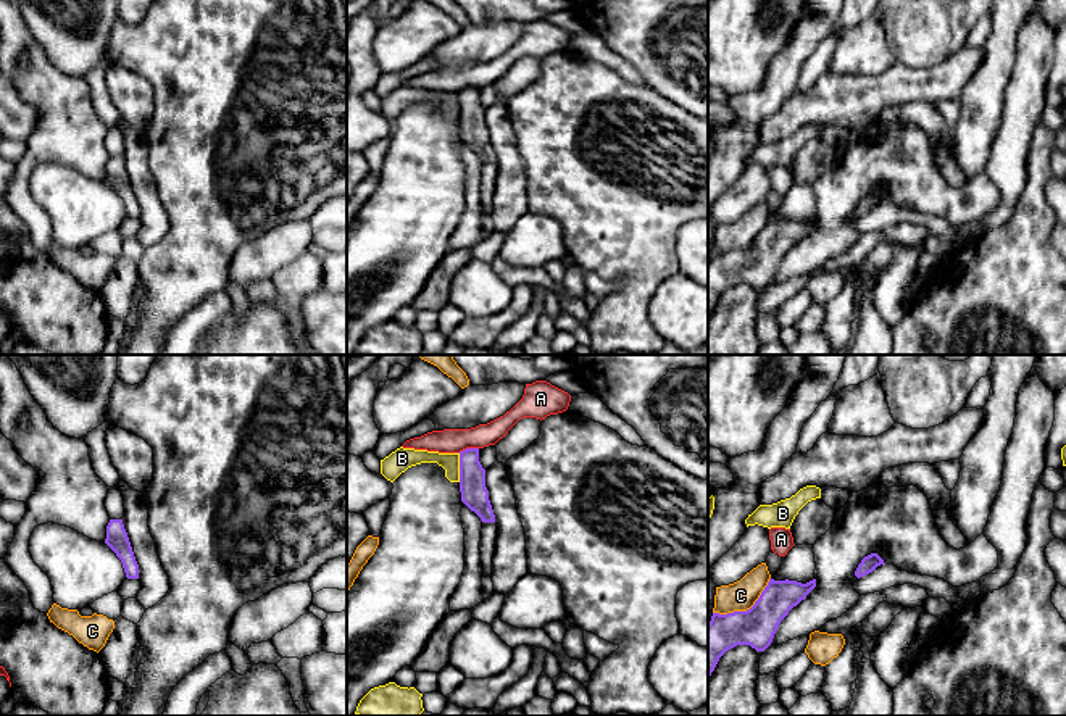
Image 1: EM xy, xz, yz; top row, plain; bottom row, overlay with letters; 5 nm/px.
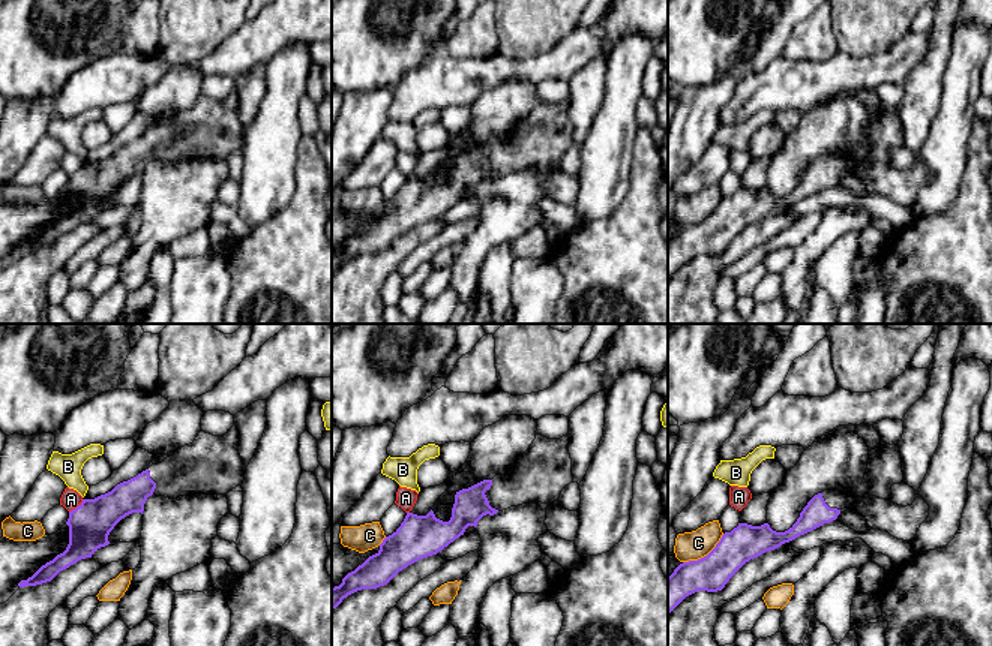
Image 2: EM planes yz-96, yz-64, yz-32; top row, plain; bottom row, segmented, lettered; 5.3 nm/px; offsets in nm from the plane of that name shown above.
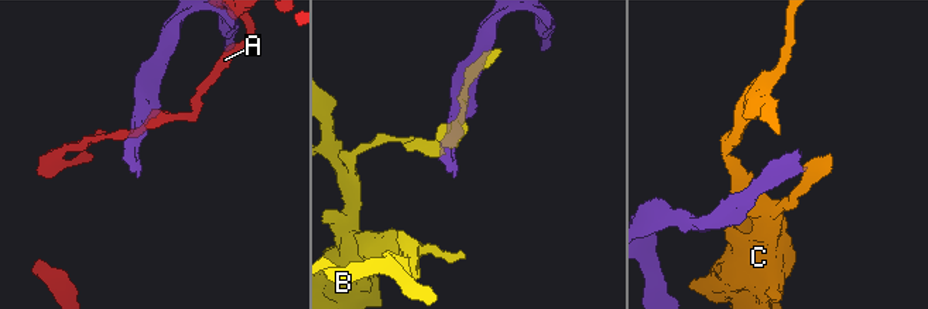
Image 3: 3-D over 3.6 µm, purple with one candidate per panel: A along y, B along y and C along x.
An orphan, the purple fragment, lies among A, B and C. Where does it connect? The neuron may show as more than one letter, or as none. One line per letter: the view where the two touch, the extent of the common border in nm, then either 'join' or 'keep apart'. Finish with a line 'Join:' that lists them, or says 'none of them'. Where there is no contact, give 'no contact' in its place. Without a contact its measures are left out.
A: xz | 110 nm | keep apart
B: xz | 140 nm | keep apart
C: yz | 340 nm | keep apart
Join: none of them

